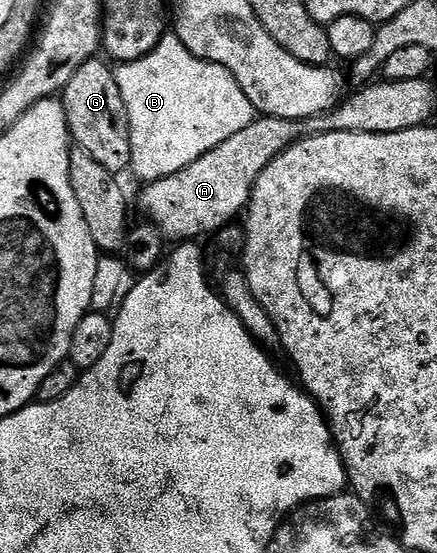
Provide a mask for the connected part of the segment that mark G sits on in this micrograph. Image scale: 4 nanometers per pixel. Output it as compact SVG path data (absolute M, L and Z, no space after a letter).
M94 57L79 65L75 77L67 81L60 101L65 106L72 142L91 153L91 157L95 157L103 169L122 173L128 172L131 167L131 129L127 121L127 105L123 105L123 93L119 93L116 70L108 65L101 57Z

